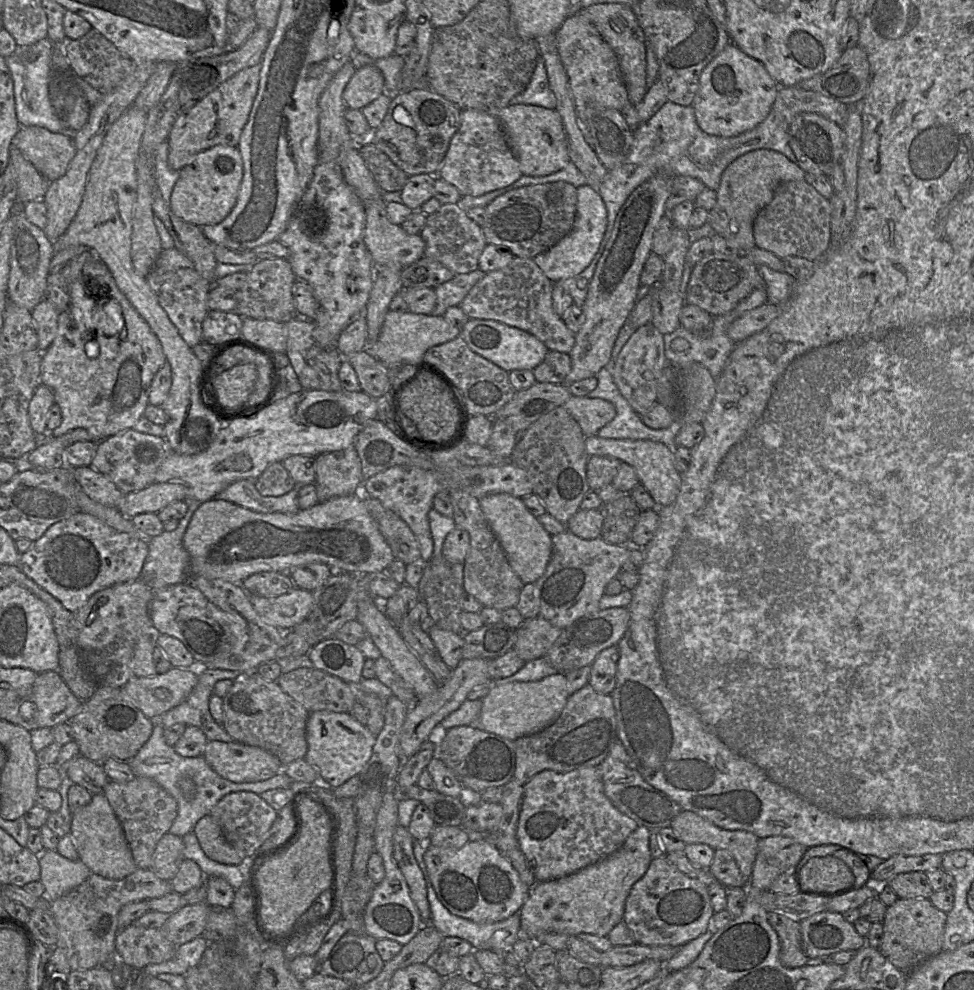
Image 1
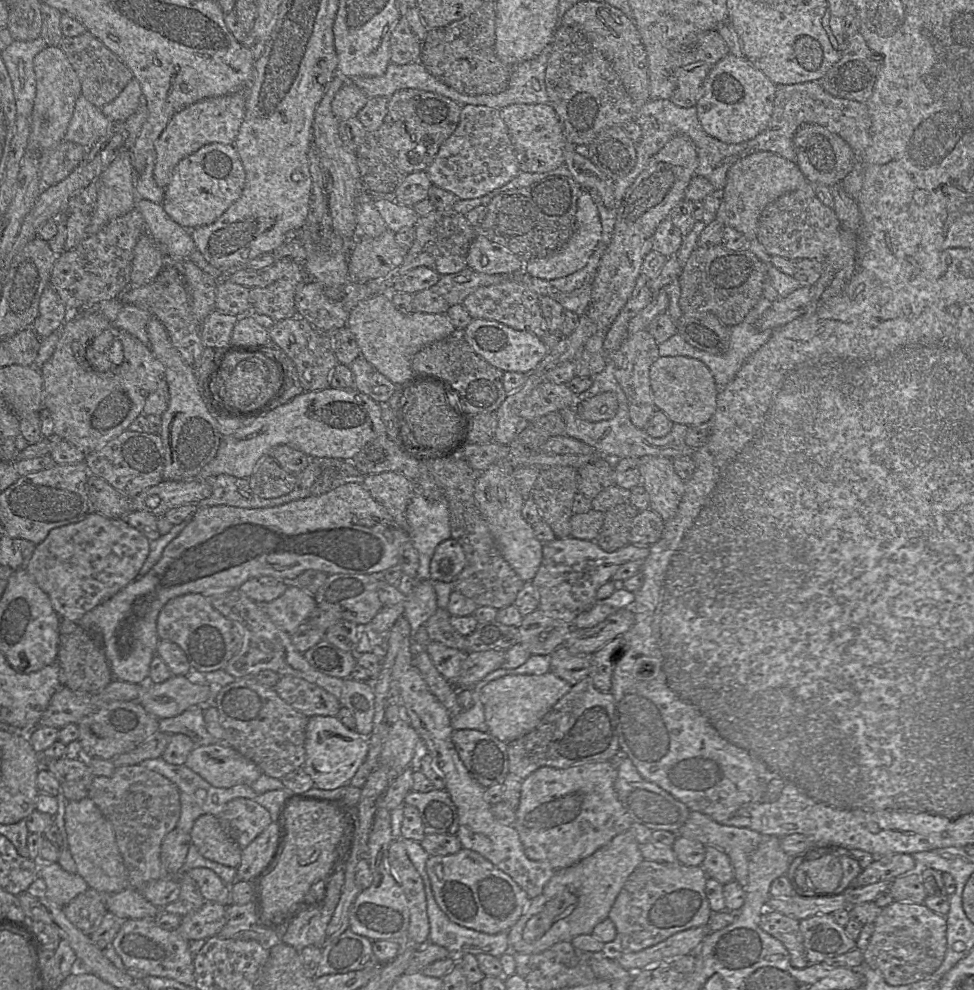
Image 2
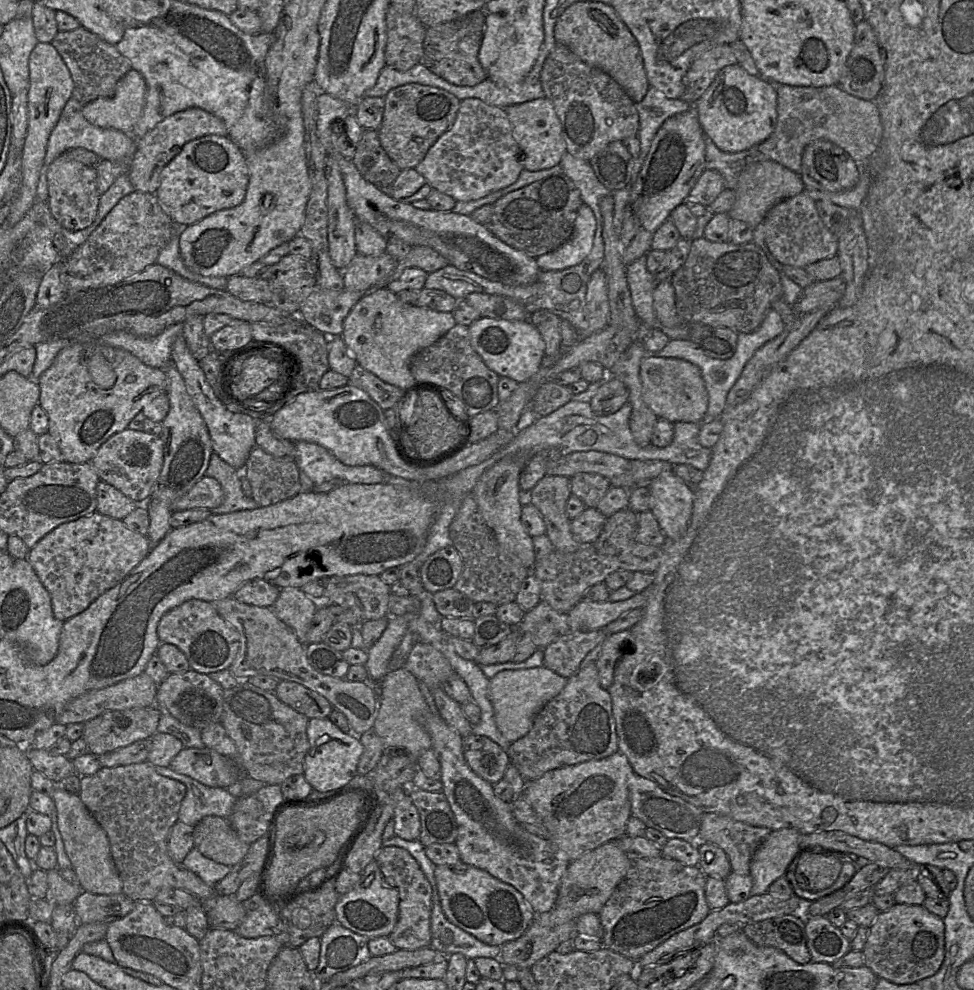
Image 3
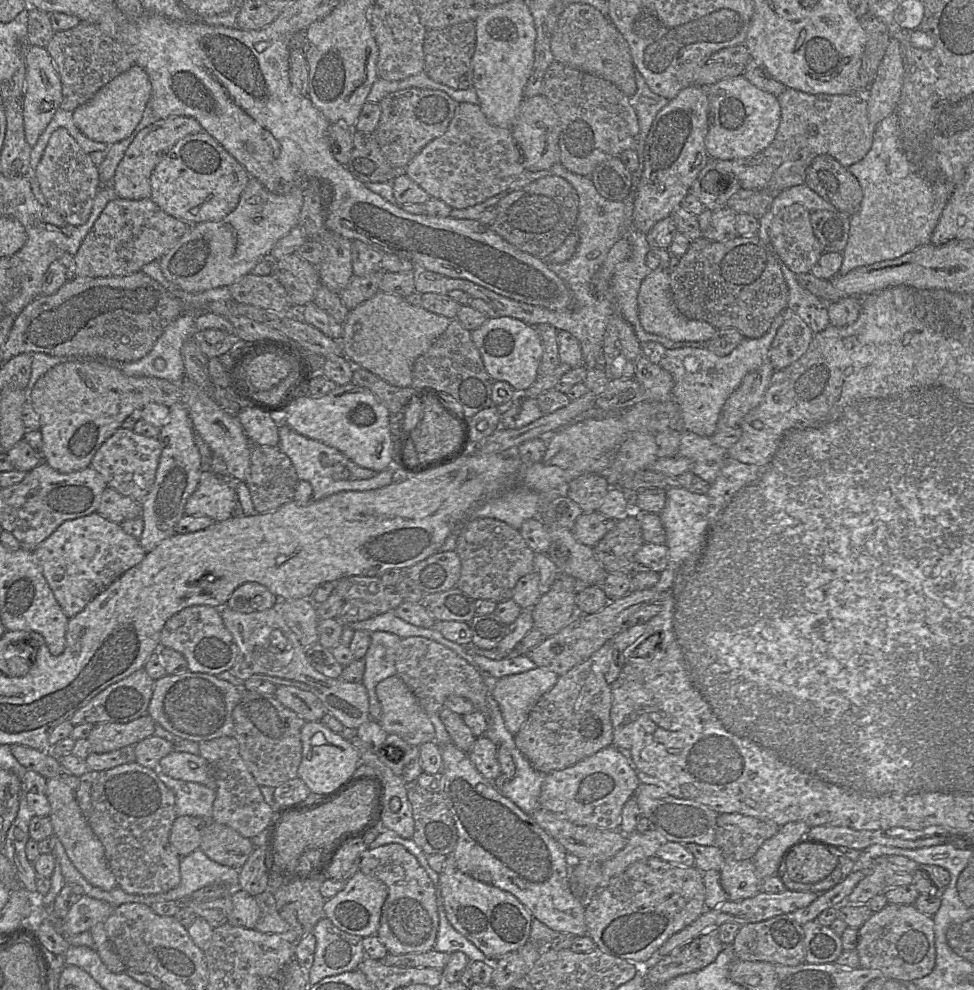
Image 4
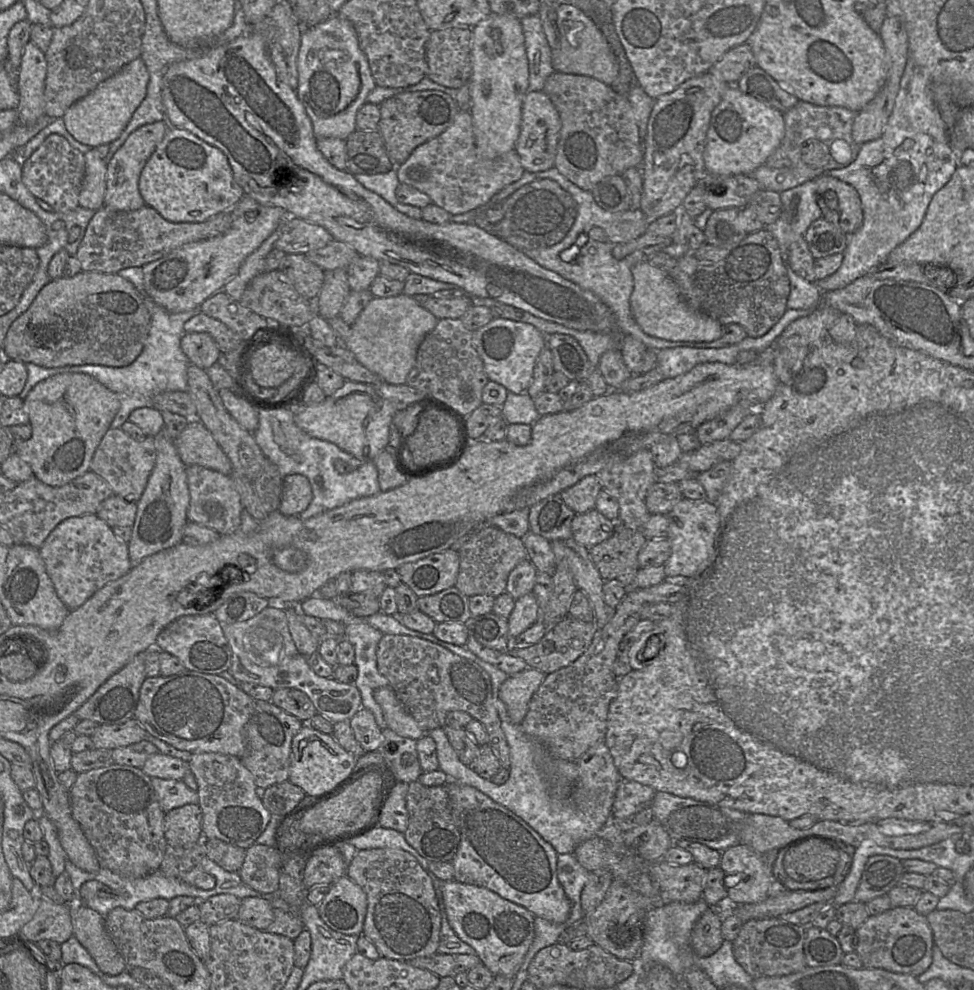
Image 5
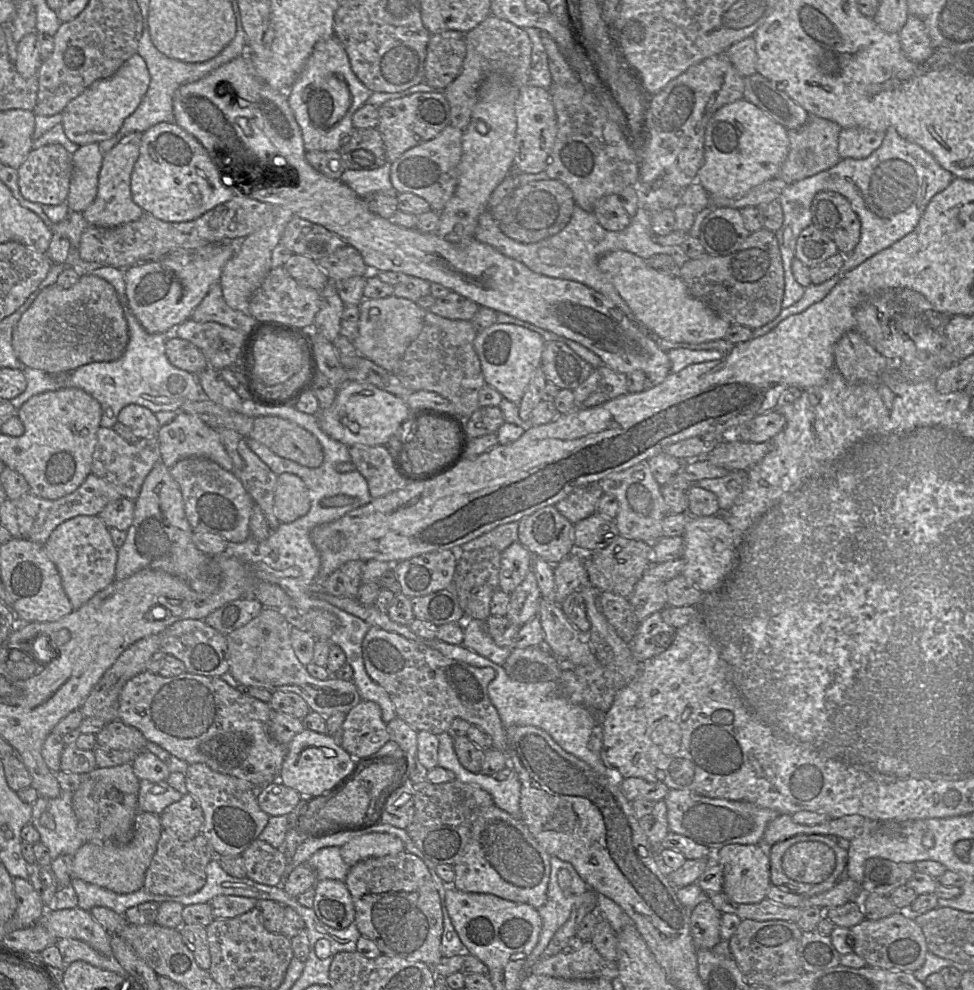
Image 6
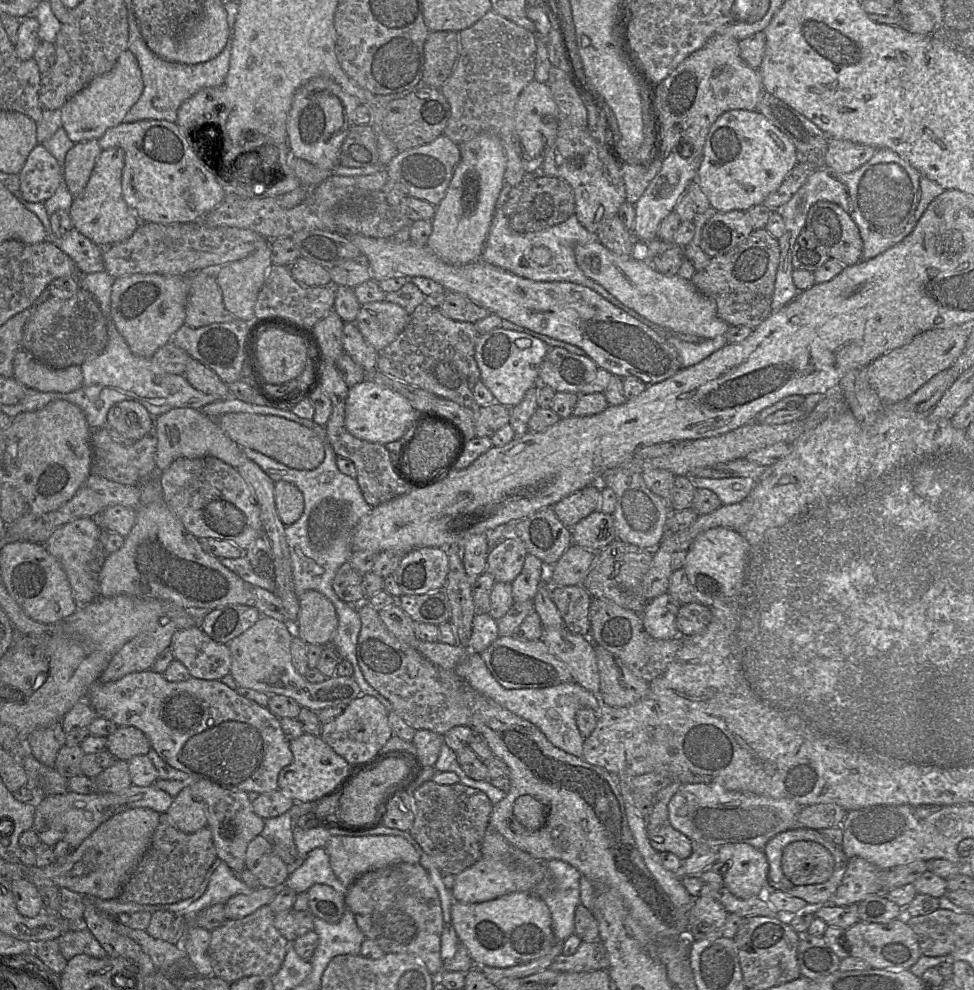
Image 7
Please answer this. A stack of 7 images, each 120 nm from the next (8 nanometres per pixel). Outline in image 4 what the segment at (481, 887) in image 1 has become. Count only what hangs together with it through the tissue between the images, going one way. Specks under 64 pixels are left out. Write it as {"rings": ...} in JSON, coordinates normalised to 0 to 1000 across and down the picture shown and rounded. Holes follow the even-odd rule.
{"rings":[[[471,879],[451,883],[458,926],[463,934],[507,972],[541,953],[547,925],[525,902],[494,891]]]}

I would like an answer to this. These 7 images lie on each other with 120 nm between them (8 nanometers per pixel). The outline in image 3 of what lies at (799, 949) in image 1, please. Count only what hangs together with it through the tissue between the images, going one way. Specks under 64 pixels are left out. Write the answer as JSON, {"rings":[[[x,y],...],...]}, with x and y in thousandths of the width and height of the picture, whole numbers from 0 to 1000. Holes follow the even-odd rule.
{"rings":[[[822,921],[762,934],[761,938],[774,954],[801,959],[816,972],[829,974],[833,966],[826,933],[828,926]]]}

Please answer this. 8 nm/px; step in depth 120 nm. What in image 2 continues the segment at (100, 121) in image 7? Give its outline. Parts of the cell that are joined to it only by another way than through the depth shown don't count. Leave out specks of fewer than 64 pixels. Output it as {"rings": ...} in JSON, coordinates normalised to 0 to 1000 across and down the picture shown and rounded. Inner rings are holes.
{"rings":[[[137,79],[116,102],[103,110],[112,121],[120,124],[134,117],[146,103],[145,86],[140,79]]]}

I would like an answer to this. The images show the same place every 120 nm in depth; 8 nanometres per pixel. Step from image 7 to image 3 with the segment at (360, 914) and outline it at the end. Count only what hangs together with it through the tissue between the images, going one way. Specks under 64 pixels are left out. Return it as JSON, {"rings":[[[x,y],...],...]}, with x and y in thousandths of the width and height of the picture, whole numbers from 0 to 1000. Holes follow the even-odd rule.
{"rings":[[[405,854],[392,856],[384,869],[400,895],[408,897],[410,902],[409,929],[398,947],[408,959],[428,960],[441,956],[444,897],[430,873],[418,859]]]}

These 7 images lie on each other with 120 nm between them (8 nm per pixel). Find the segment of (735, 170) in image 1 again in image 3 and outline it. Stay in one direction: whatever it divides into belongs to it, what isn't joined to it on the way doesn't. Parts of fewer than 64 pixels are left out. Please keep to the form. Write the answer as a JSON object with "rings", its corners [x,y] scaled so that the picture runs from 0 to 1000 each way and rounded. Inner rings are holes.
{"rings":[[[781,163],[767,167],[760,175],[755,194],[755,204],[746,215],[751,222],[760,222],[776,230],[789,213],[799,204],[826,193],[821,176],[795,163]]]}

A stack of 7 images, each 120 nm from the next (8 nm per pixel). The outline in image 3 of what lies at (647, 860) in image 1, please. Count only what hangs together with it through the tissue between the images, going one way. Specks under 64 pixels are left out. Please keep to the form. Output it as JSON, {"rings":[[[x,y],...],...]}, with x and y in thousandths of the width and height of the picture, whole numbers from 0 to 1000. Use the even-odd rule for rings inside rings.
{"rings":[[[633,848],[625,849],[614,857],[586,870],[579,881],[572,909],[566,919],[550,923],[541,939],[529,949],[515,955],[512,971],[516,975],[545,978],[550,972],[571,961],[576,952],[591,944],[591,928],[601,922],[614,922],[626,907],[631,896],[642,885],[648,869],[637,857]]]}

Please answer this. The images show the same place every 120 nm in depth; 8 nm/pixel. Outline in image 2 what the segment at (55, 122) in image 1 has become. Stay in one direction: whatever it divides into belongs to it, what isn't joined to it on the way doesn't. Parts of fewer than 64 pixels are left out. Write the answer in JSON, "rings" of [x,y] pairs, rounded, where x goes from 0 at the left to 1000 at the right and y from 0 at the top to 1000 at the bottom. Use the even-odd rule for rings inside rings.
{"rings":[[[43,38],[32,41],[14,40],[1,58],[11,80],[17,117],[31,119],[37,96],[34,61],[48,46]]]}

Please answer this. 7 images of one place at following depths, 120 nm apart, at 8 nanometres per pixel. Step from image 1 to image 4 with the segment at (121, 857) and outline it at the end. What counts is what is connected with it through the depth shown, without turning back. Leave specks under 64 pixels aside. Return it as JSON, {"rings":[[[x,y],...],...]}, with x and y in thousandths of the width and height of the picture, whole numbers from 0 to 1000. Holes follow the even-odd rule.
{"rings":[[[53,785],[48,787],[46,803],[51,812],[49,825],[54,835],[54,843],[64,852],[76,876],[90,892],[98,896],[108,900],[119,896],[120,891],[109,870],[107,856],[84,822],[77,799],[64,790],[61,785]]]}

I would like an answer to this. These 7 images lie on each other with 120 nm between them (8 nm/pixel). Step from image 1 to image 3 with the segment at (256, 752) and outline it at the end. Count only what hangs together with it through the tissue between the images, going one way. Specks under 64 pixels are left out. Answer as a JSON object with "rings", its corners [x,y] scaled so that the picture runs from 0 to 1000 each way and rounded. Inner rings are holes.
{"rings":[[[188,756],[176,769],[175,776],[215,795],[233,796],[249,783],[239,768],[216,756]]]}

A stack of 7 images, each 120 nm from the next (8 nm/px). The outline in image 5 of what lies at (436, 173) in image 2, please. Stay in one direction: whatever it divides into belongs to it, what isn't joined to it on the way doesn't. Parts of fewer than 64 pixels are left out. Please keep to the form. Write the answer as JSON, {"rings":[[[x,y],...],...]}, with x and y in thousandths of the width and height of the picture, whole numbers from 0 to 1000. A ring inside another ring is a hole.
{"rings":[[[471,110],[457,132],[428,147],[407,170],[411,185],[435,194],[463,218],[493,210],[513,192],[532,183],[539,174],[529,151],[507,161],[497,161],[490,156],[482,110]]]}

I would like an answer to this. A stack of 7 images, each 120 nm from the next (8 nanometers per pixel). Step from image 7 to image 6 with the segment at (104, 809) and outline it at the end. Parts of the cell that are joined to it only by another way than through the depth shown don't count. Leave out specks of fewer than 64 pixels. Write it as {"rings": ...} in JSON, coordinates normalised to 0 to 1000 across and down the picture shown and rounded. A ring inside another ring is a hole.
{"rings":[[[144,788],[142,817],[143,820],[155,820],[164,823],[170,815],[185,808],[187,804],[170,789],[156,791],[151,788]],[[68,800],[57,806],[40,804],[33,813],[32,831],[41,842],[41,851],[49,857],[52,869],[64,863],[75,865],[86,853],[73,804]]]}

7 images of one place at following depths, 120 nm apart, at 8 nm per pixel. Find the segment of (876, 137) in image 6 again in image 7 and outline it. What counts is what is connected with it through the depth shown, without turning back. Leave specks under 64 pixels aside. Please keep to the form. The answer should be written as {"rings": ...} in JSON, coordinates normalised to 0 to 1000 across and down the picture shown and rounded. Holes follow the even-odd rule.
{"rings":[[[851,140],[846,158],[846,170],[852,170],[861,175],[876,174],[889,166],[900,152],[895,147],[871,141]]]}

